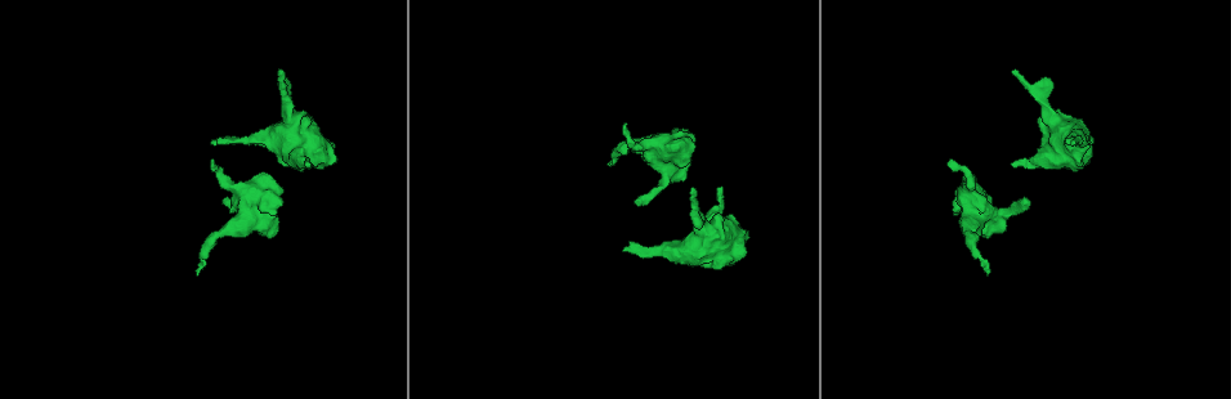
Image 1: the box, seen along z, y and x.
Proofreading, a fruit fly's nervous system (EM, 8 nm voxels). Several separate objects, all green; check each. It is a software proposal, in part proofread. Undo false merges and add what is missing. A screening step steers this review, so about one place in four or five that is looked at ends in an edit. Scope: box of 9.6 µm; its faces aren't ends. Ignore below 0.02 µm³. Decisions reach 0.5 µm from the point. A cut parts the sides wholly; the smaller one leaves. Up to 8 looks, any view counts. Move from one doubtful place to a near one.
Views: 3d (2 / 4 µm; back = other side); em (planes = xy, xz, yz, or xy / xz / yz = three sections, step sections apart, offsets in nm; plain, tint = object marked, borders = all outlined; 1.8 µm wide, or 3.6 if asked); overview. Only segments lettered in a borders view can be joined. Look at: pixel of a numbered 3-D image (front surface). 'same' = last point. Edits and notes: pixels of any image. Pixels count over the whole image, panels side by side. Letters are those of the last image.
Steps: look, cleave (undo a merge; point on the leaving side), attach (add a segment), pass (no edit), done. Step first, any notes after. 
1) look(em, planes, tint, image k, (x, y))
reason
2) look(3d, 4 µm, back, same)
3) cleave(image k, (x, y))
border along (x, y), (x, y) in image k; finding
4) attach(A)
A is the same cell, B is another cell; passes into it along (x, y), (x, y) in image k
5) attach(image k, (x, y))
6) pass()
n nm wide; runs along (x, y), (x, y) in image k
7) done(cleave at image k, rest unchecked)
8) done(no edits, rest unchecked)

look(em, planes, borders, image 1, (948, 165))
an open end

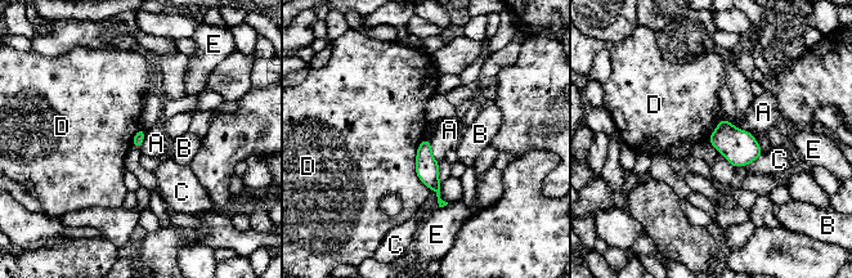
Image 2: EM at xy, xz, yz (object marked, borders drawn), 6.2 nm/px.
pass()
D touches over 320 nm; A, B, C, D and E are other cells; border along (730, 121), (752, 134) in image 2; no lettered segment goes on from it

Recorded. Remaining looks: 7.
look(em, 3.6 µm, xz, step 8, borders, image 1, (637, 199))
branch stops here

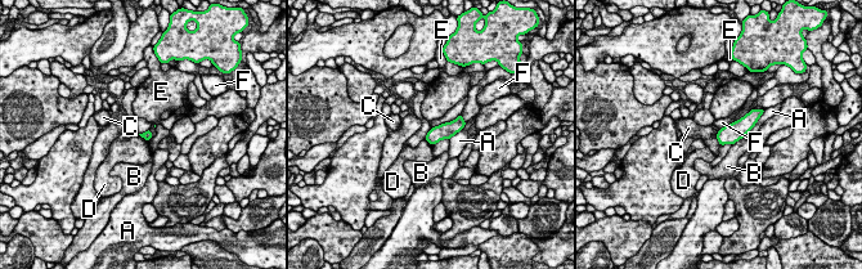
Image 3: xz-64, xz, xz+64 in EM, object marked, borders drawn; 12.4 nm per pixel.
look(em, 3.6 µm, planes, borders, same)

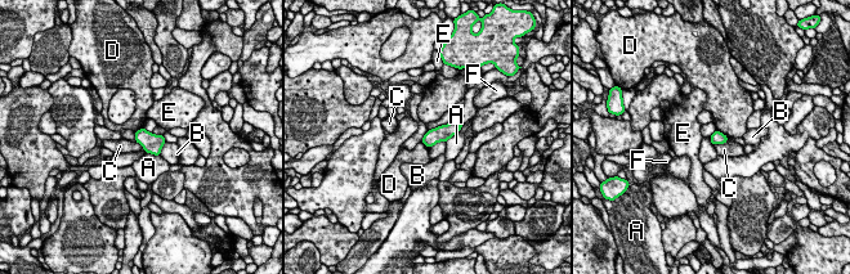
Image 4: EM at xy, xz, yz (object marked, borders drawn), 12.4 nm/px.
pass()
160 nm wide; A, B, C, D, E and F are other cells; border along (728, 140), (714, 144) in image 4; none of them fits

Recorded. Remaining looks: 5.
look(em, xz, step 16, borders, image 1, (213, 141))

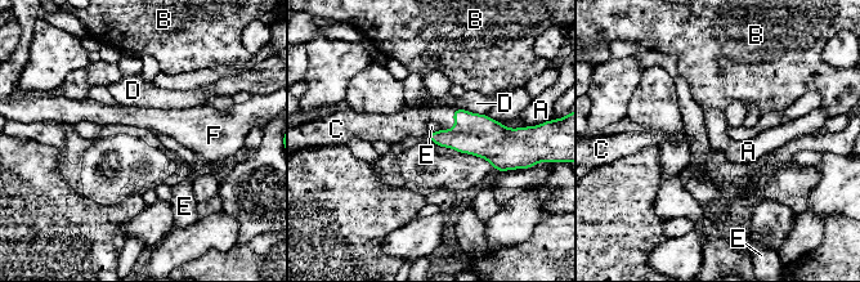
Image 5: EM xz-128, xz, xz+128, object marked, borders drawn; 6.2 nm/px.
look(em, yz, step 16, borders, same)

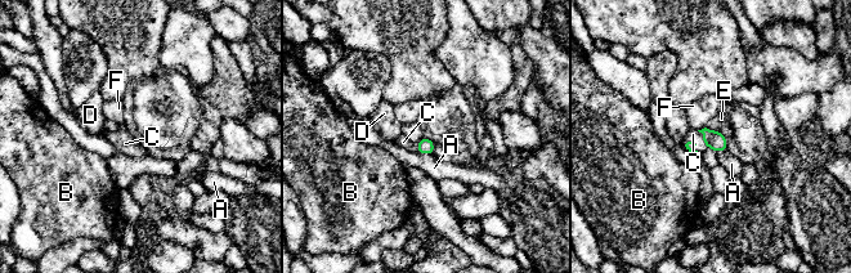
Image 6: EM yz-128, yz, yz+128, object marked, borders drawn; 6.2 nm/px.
attach(image 6, (693, 134))
C is the same cell, A, B, D, E and F are other cells; passes into it along (690, 146), (695, 141), (693, 134) in image 6; the neuron continues

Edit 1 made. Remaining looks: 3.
done(attach at image 6, rest unchecked)

